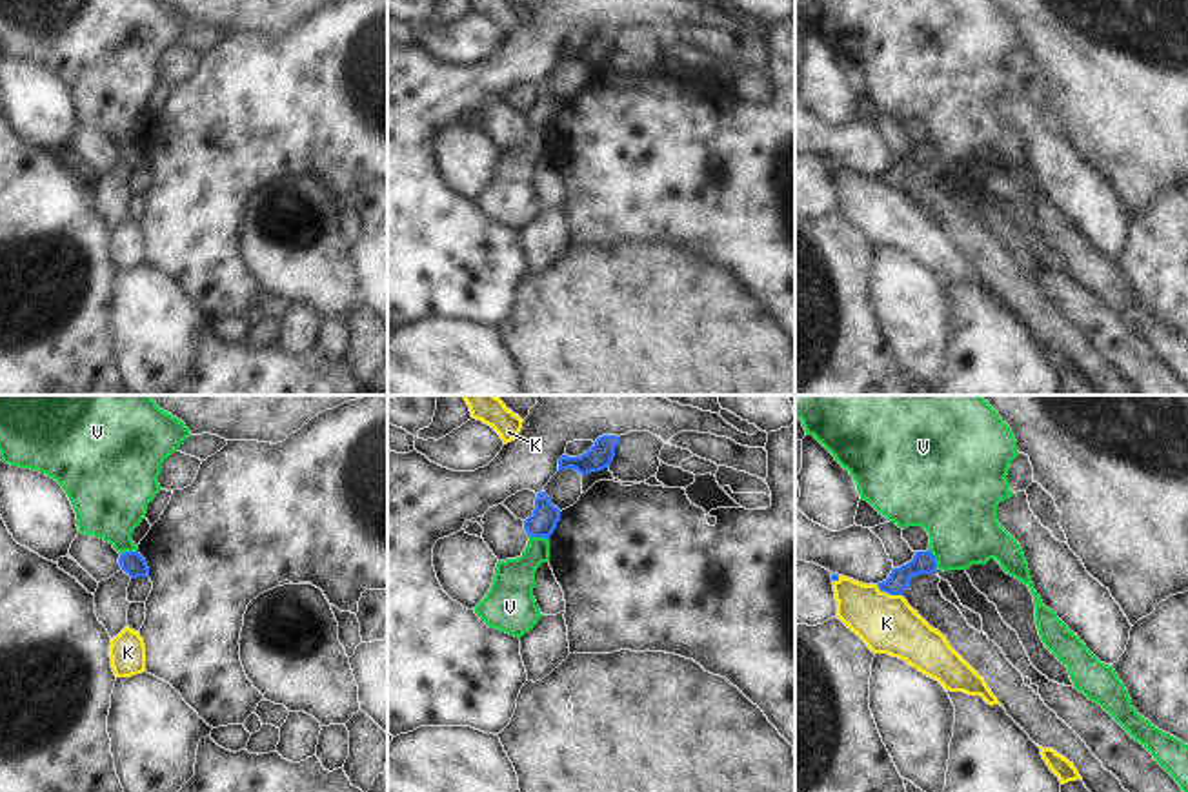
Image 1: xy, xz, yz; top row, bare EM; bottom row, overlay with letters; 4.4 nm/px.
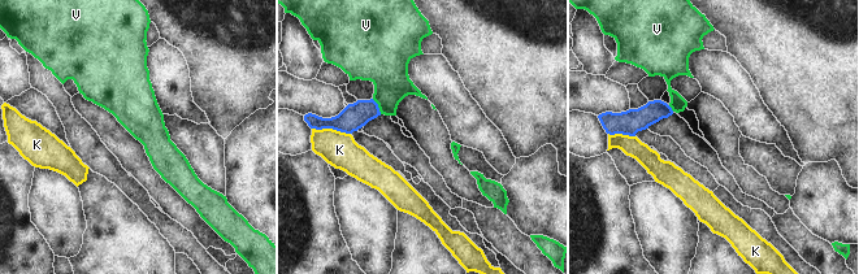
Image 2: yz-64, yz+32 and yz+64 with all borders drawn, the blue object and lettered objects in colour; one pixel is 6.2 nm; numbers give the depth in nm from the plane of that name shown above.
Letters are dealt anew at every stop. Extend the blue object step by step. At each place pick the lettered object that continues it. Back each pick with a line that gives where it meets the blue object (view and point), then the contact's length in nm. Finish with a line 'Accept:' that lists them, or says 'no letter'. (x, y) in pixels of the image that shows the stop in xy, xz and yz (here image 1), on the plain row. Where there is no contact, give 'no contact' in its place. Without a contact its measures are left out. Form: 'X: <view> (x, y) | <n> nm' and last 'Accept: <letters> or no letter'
Accept: no letter

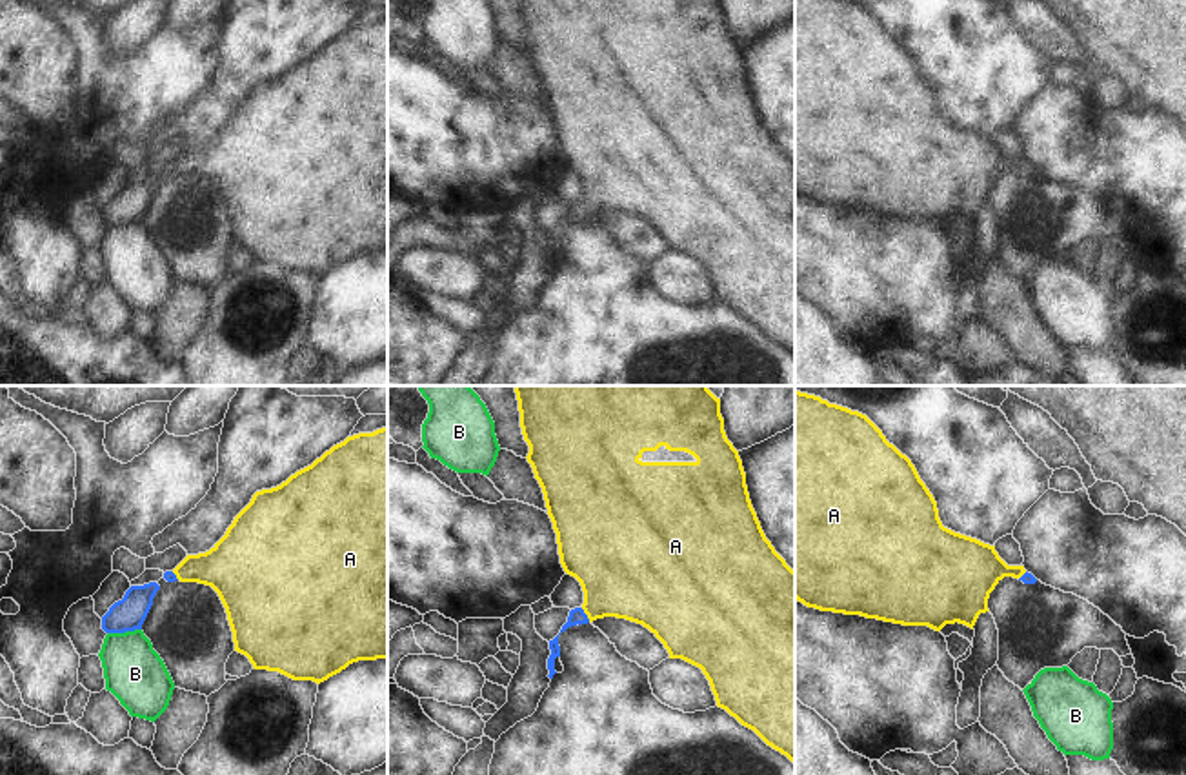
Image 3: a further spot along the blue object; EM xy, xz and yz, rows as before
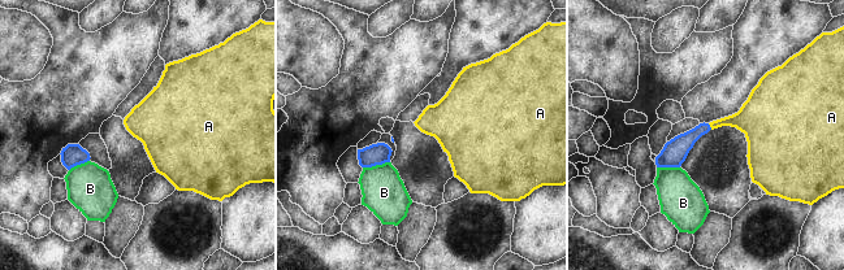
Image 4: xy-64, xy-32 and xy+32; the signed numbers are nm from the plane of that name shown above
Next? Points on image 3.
A: xz (586, 208) | 80 nm
Accept: A

